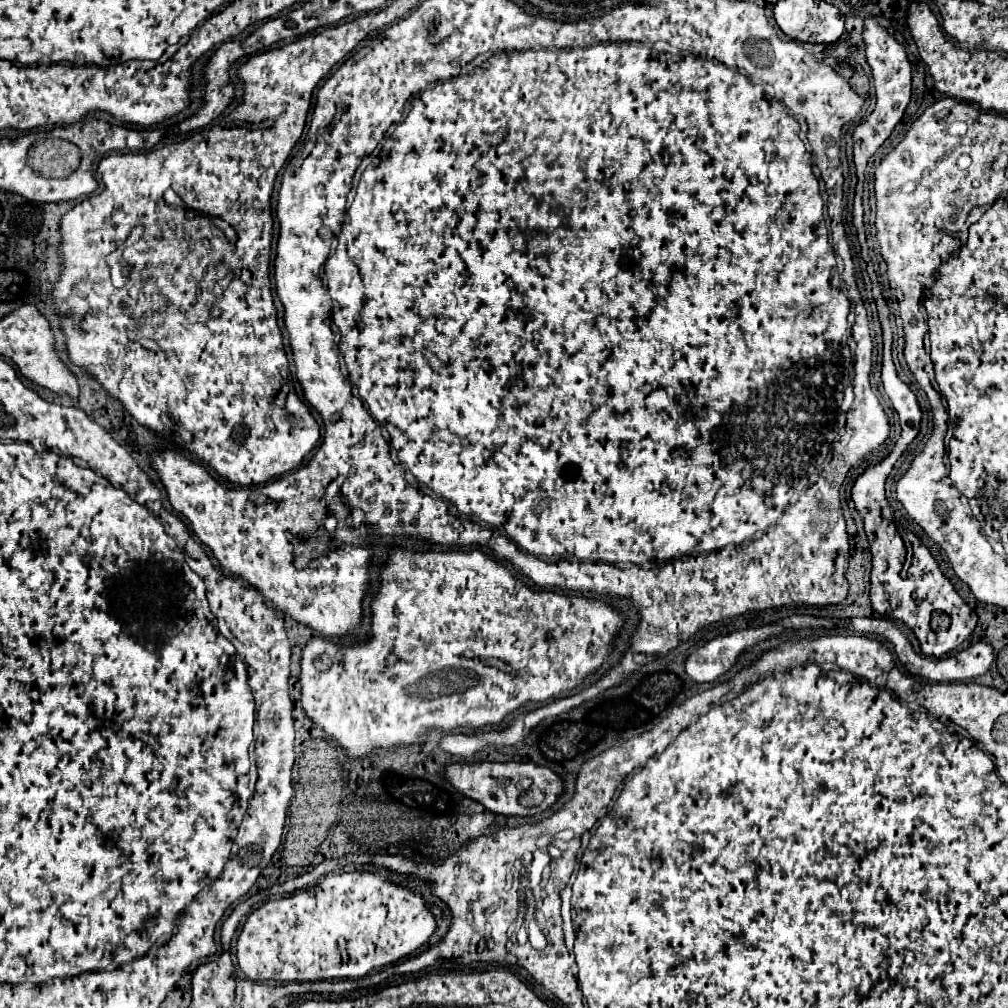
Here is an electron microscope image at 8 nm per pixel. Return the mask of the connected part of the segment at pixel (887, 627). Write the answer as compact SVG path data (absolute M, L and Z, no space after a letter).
M856 619L856 631L860 633L874 633L874 635L884 635L884 639L888 639L894 649L896 649L896 655L900 657L900 661L904 663L904 667L912 673L912 675L920 675L924 679L930 679L930 681L966 681L966 679L972 679L972 677L978 677L978 675L984 675L992 661L994 661L994 649L988 645L988 643L974 643L970 645L968 649L956 653L956 655L948 655L948 657L940 657L940 659L934 659L934 657L924 657L924 655L918 655L912 647L912 643L908 641L908 637L890 621L890 619Z

